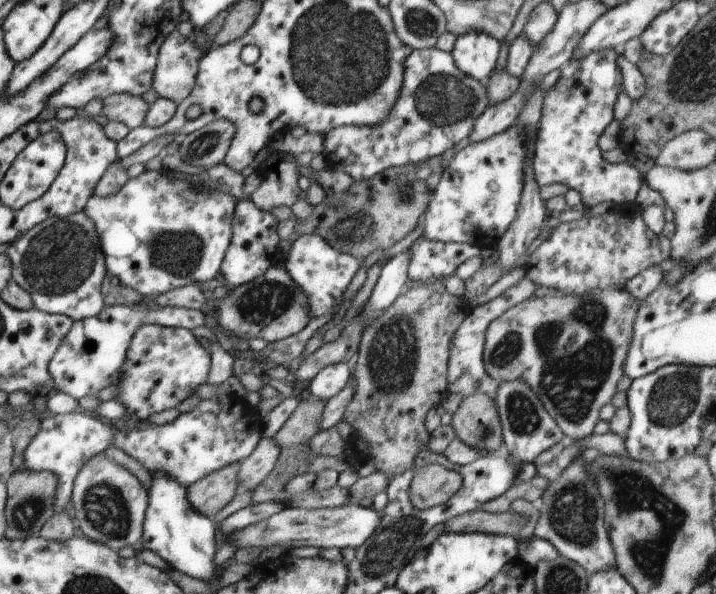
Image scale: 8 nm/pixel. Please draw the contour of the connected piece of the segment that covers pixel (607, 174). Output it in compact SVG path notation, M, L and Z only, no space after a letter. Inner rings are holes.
M600 48L580 60L571 60L560 70L560 78L545 94L540 124L536 134L532 172L536 182L544 185L560 183L580 192L586 209L613 202L634 202L644 175L630 162L610 164L604 160L598 139L613 121L614 104L623 88L623 76L614 48Z

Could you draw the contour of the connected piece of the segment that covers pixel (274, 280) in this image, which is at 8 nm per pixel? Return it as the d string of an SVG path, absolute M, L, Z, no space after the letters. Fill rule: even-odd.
M281 260L270 265L262 276L234 287L234 292L221 300L214 310L218 312L218 327L226 334L234 332L236 338L242 340L262 338L267 343L298 334L312 320L308 314L308 298L292 280Z

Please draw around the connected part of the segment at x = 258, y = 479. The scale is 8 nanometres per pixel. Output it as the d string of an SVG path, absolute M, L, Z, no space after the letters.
M261 437L256 448L240 462L238 472L239 490L254 490L266 477L276 464L281 449L276 446L274 438Z

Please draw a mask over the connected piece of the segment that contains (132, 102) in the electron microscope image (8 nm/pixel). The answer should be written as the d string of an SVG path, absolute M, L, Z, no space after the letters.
M122 93L103 100L101 114L109 121L126 124L131 130L142 127L147 122L149 110L150 106L142 97Z

